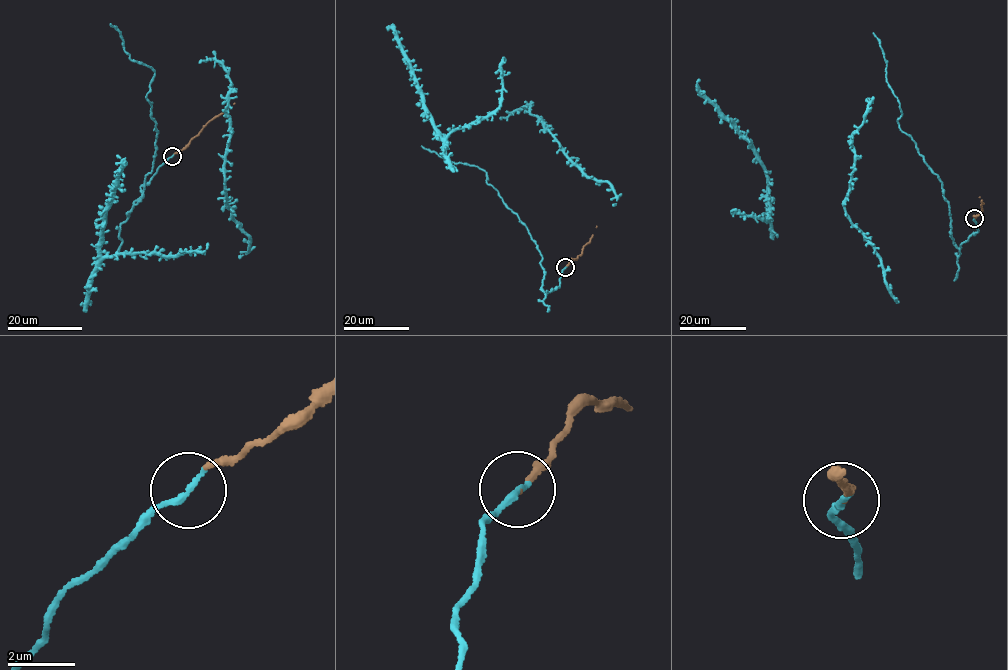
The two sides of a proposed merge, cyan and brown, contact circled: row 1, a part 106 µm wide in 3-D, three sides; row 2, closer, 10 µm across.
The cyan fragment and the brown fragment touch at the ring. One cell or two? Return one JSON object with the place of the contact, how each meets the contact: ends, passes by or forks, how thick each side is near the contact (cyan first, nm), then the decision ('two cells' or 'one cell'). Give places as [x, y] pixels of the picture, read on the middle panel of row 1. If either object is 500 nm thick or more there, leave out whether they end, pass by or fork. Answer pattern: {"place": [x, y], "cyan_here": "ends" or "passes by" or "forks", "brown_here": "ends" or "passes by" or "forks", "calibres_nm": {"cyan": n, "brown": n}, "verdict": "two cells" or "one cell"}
{"place": [565, 267], "cyan_here": "ends", "brown_here": "ends", "calibres_nm": {"cyan": 200, "brown": 50}, "verdict": "one cell"}

